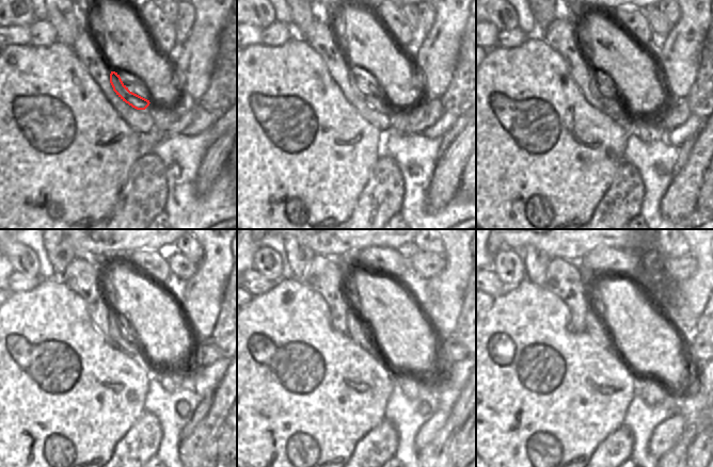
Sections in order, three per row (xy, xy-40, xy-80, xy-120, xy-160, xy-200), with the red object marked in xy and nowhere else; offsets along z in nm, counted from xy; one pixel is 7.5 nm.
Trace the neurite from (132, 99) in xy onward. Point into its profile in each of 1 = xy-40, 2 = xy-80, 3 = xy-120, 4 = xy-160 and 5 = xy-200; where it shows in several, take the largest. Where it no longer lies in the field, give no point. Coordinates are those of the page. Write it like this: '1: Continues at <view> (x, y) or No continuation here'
1: Continues at xy-40 (378, 103)
2: Continues at xy-80 (596, 87)
3: Continues at xy-120 (116, 329)
4: Continues at xy-160 (355, 328)
5: Continues at xy-200 (595, 327)

